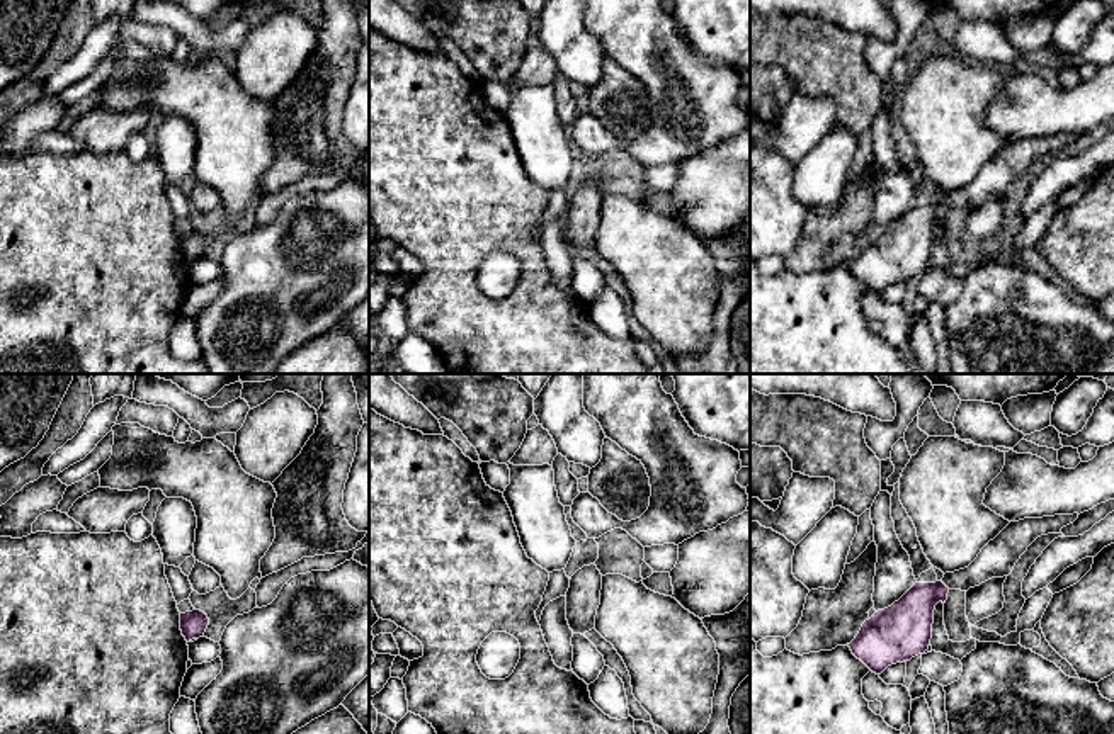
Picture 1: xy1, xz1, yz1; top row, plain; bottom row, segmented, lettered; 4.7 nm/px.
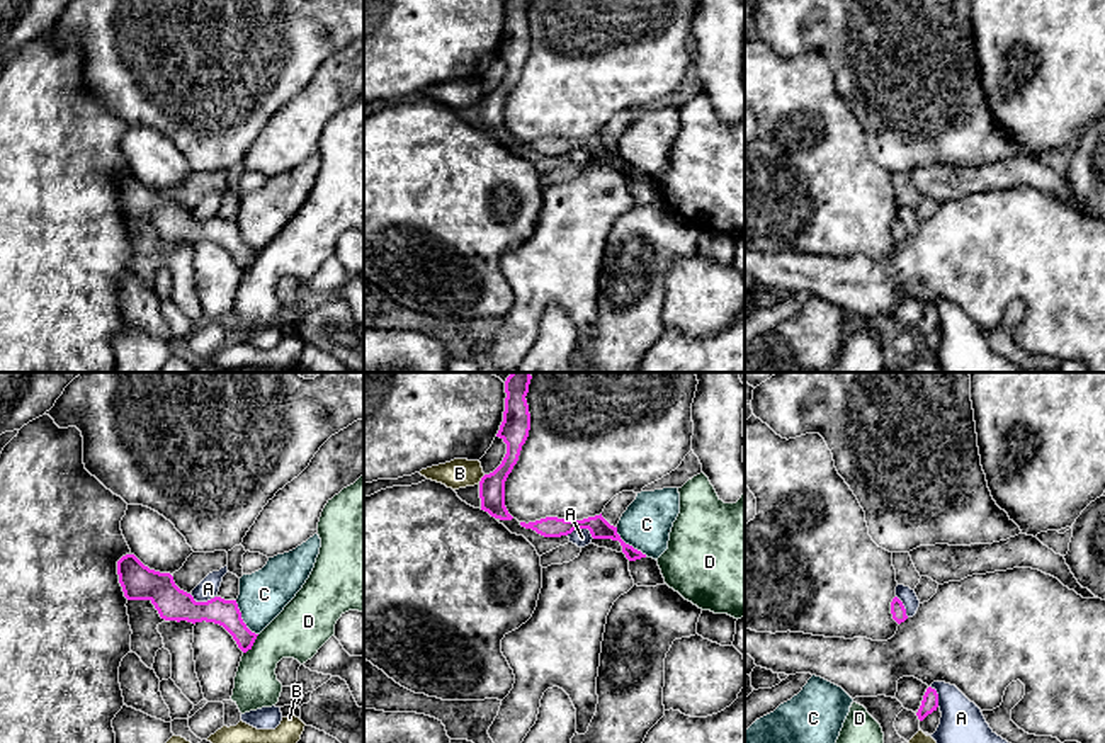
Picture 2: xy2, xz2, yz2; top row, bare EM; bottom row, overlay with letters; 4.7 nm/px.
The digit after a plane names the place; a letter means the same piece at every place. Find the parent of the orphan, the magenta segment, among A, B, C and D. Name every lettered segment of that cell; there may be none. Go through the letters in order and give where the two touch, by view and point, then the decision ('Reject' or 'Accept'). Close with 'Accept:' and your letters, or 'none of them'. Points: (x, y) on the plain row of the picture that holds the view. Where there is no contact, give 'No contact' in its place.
A: Touches magenta at xz2 (582, 147). Reject
B: Touches magenta at xz2 (481, 99). Reject
C: Touches magenta at xy2 (242, 238). Reject
D: Touches magenta at xy2 (252, 264). Reject
Accept: none of them

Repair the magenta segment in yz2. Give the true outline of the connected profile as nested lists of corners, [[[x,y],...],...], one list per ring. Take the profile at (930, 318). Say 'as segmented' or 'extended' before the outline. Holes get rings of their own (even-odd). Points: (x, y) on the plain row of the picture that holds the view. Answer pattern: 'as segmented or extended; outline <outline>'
as segmented; outline [[[928,306],[923,315],[921,325],[916,332],[918,338],[923,340],[928,333],[937,330],[937,326],[938,326],[938,313],[935,308]]]

